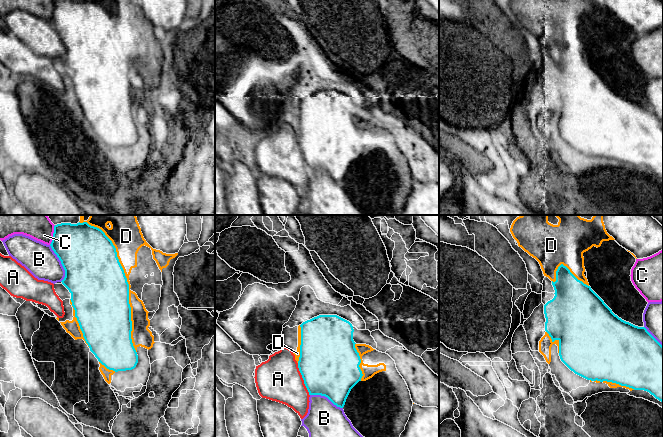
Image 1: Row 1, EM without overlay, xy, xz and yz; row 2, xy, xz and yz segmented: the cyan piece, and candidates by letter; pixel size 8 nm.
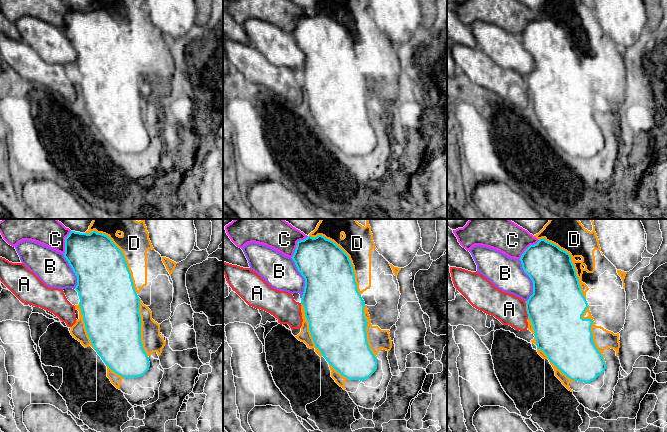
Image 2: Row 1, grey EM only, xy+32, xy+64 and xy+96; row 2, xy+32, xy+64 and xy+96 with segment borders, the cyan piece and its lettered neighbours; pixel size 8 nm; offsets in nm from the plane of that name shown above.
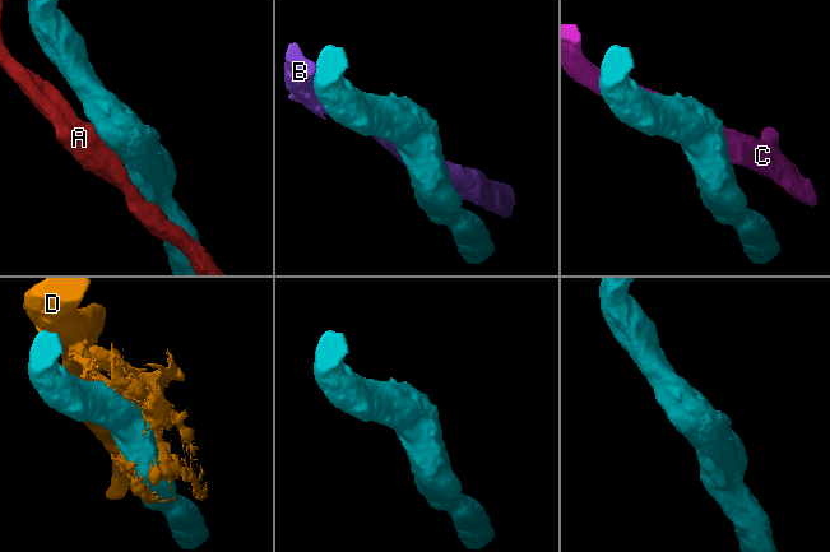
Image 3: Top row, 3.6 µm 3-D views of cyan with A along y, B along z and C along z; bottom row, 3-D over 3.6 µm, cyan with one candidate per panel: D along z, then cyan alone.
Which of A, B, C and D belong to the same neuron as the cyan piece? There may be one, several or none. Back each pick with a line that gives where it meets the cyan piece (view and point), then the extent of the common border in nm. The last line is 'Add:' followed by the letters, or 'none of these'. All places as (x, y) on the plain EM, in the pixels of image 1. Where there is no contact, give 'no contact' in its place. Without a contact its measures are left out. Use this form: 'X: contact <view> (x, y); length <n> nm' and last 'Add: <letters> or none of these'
Add: none of these

